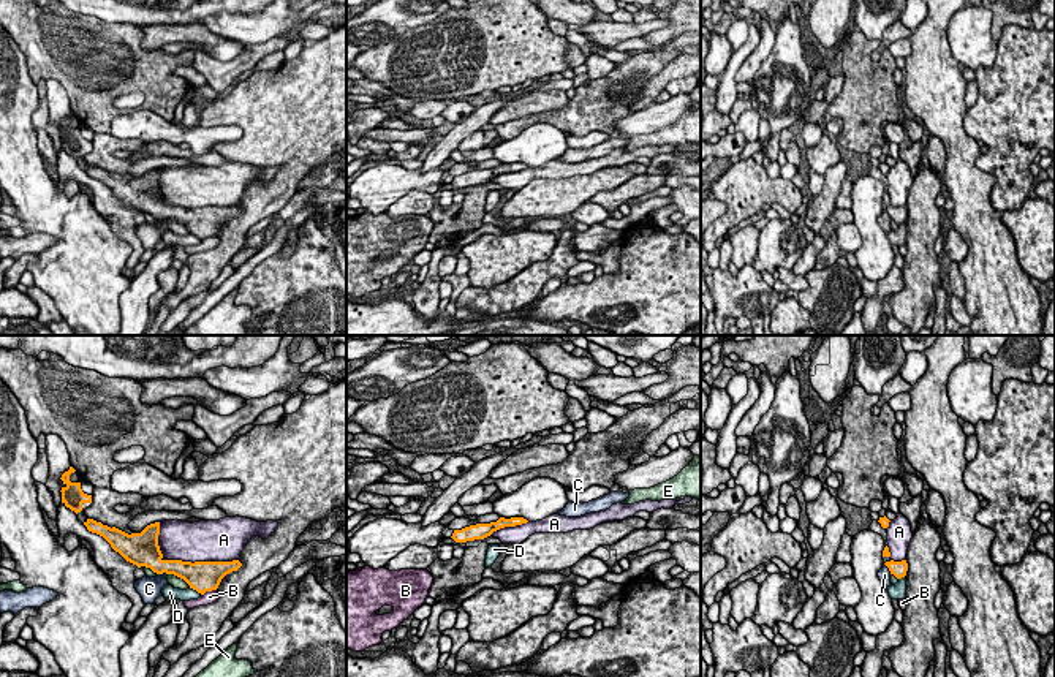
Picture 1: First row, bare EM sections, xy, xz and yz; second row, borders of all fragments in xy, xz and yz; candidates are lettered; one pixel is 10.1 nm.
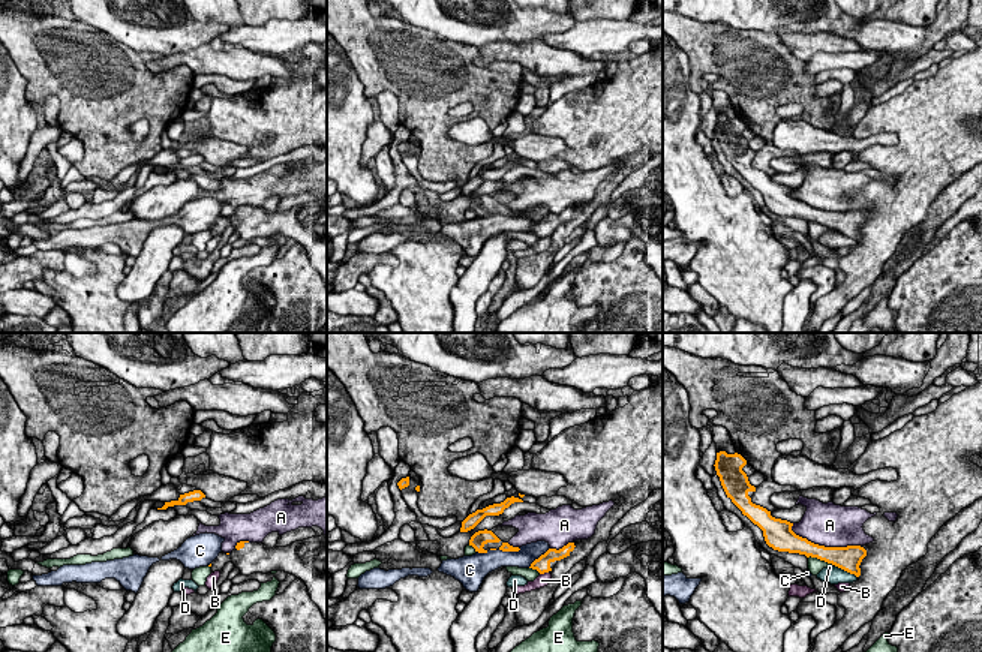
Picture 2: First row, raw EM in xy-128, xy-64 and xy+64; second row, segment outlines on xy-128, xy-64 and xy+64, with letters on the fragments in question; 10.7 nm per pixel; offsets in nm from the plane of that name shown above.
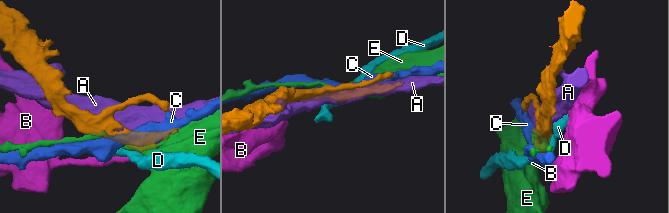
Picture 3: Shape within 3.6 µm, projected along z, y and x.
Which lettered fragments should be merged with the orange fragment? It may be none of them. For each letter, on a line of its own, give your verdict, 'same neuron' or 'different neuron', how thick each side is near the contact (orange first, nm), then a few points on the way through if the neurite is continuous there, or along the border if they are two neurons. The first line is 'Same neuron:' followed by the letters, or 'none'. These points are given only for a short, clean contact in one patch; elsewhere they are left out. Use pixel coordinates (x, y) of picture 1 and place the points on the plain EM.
Same neuron: none
A: different neuron; 320 nm thick on the orange side, 420 nm on the other
B: different neuron; 320 nm thick on the orange side, 130 nm on the other; border along xy (215, 234), (206, 236), (201, 241)
C: different neuron; 260 nm thick on the orange side, 240 nm on the other
D: different neuron; 320 nm thick on the orange side, 130 nm on the other
E: different neuron; 320 nm thick on the orange side, 120 nm on the other

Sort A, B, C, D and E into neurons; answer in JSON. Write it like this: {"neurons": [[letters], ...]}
{"neurons": [["A"], ["B"], ["C"], ["D"], ["E"]]}

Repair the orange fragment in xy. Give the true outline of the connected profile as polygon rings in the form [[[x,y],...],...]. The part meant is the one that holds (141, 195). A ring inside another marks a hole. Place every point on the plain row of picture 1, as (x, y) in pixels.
[[[87,165],[84,171],[89,177],[103,182],[127,207],[138,214],[150,214],[157,220],[174,220],[201,240],[217,236],[226,220],[237,217],[242,212],[239,206],[195,209],[164,206],[158,191],[160,168],[150,169],[141,179],[131,180],[115,172],[111,174],[103,171],[93,165]]]

